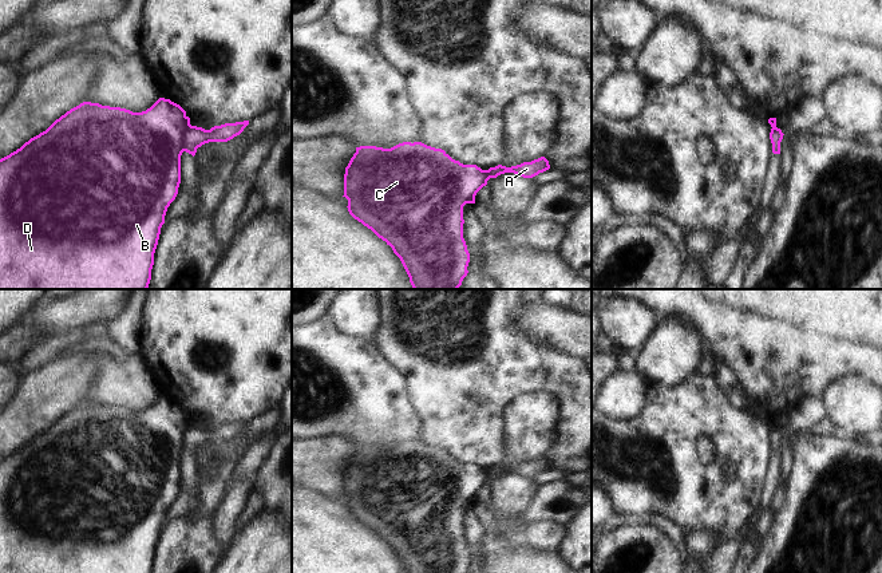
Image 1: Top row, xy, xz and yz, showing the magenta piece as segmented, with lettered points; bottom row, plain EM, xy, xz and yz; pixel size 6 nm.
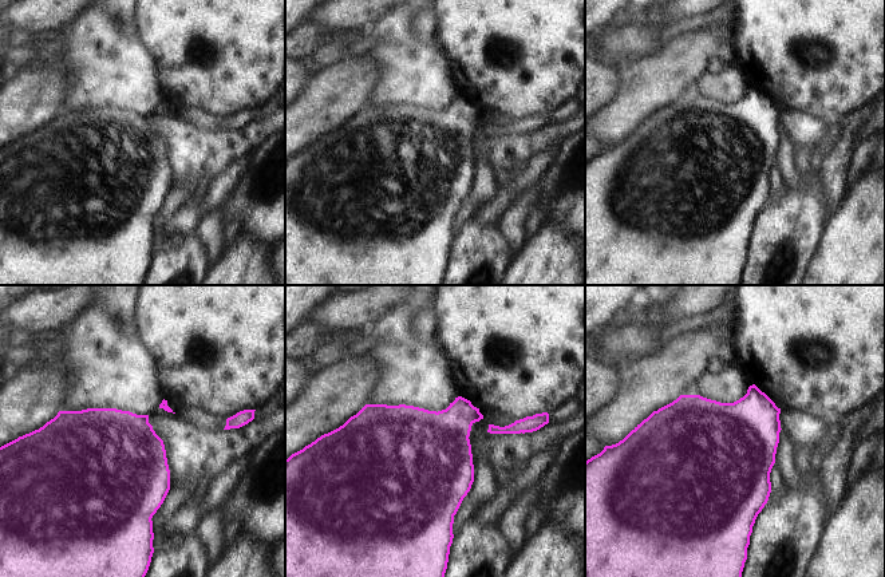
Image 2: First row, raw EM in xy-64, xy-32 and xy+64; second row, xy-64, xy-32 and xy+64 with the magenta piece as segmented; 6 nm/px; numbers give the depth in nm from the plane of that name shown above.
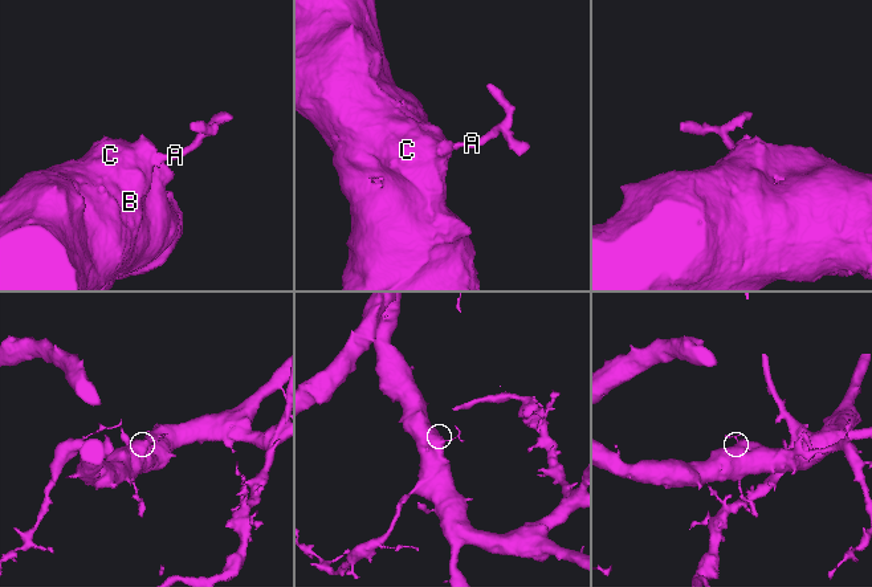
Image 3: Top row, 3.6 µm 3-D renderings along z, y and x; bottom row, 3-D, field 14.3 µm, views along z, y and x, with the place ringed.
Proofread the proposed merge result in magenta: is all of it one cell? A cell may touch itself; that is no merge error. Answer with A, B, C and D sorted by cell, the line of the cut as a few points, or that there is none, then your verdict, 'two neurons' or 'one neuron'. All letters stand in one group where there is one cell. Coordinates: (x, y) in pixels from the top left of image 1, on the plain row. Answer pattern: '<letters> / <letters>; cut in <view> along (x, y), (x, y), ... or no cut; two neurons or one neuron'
A / B C D; cut in xy along (192, 426), (184, 434), (182, 450); two neurons

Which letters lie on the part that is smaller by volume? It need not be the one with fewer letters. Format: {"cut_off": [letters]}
{"cut_off": ["A"]}

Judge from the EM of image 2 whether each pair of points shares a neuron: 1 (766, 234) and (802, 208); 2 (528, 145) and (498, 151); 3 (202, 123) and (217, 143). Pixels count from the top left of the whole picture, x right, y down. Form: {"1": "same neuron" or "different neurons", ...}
{"1": "same neuron", "2": "same neuron", "3": "different neurons"}

